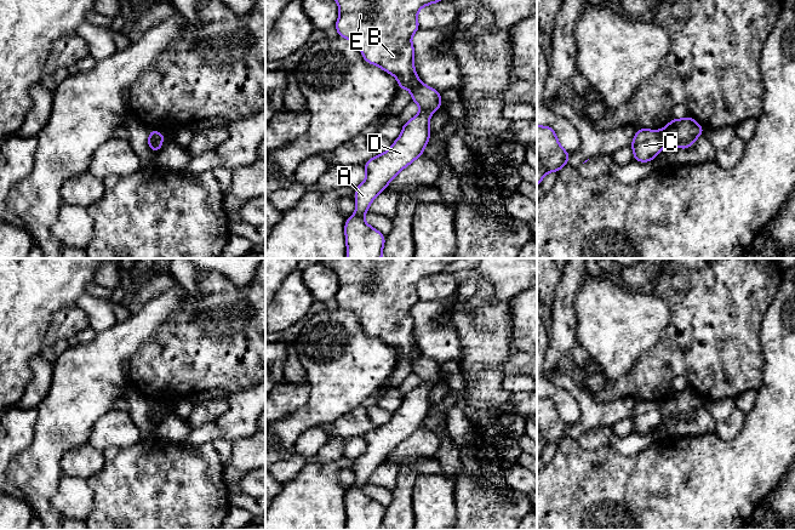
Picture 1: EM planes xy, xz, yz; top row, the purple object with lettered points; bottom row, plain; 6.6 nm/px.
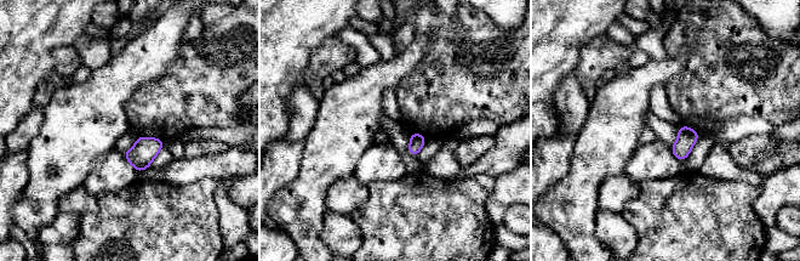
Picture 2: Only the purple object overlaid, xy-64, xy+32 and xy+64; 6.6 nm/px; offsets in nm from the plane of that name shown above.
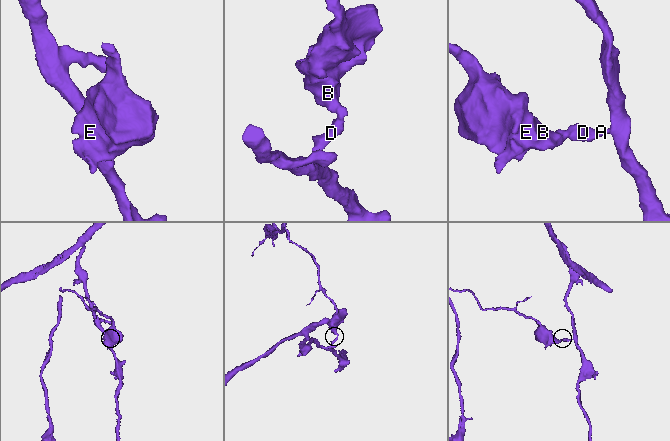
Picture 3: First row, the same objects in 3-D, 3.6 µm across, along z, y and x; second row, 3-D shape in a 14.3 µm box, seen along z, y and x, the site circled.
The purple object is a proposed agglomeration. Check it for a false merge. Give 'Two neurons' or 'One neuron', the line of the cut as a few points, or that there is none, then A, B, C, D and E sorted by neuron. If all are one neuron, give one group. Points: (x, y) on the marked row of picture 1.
Two neurons. Split along yz (658, 131), (663, 146). Groups: A D / B C E

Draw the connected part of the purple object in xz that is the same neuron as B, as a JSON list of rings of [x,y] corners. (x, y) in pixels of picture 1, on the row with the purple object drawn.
[[[336,0],[339,38],[356,42],[364,59],[394,75],[399,90],[408,89],[423,110],[441,109],[441,95],[424,85],[414,70],[412,35],[419,29],[418,11],[442,0]]]

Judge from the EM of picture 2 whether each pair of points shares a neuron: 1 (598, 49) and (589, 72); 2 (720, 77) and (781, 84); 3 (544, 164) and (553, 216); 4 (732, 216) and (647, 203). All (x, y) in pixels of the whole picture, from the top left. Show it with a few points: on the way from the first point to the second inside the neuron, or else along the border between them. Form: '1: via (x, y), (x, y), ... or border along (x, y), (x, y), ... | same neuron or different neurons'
1: via (596, 55), (592, 66) | same neuron
2: via (735, 77), (750, 85), (766, 84) | same neuron
3: border along (570, 169), (543, 193) | different neurons
4: via (712, 216), (668, 215) | same neuron

